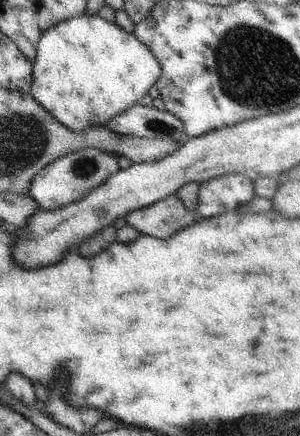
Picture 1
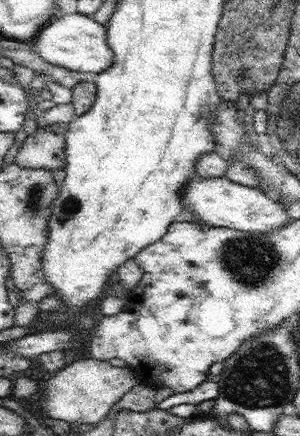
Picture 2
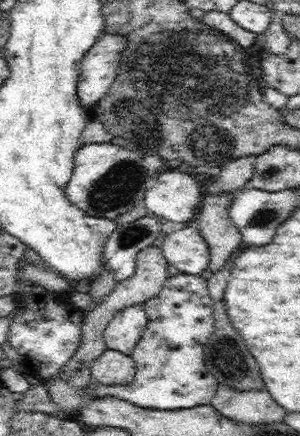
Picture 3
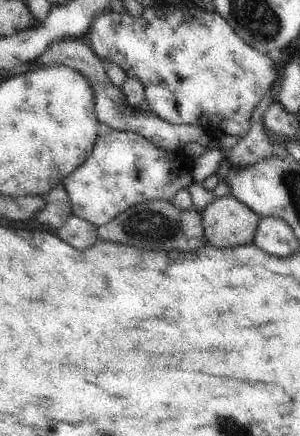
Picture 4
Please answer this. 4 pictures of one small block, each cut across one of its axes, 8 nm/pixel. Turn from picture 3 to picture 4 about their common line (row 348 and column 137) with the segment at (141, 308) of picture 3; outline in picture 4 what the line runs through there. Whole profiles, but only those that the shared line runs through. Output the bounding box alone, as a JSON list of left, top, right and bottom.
[37,38,209,152]

